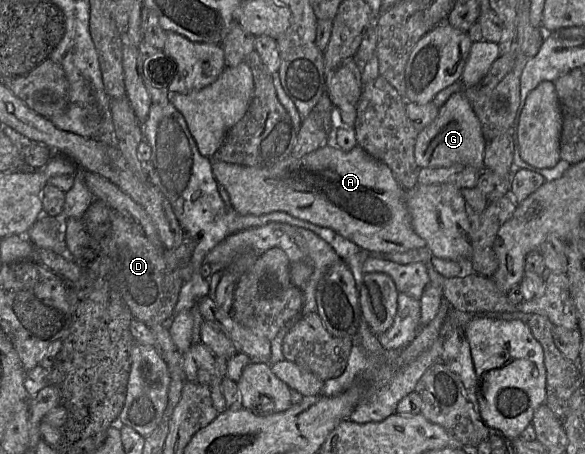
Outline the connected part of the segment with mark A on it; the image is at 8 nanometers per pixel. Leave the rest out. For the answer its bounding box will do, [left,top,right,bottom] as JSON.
[212,143,426,254]

